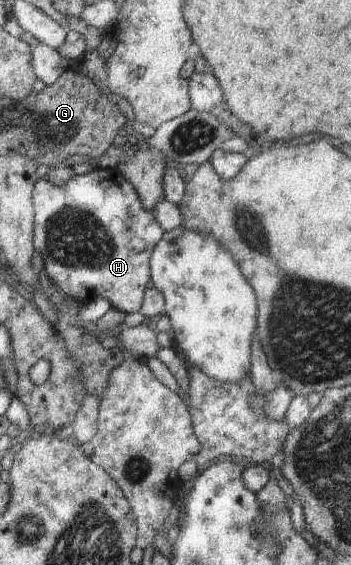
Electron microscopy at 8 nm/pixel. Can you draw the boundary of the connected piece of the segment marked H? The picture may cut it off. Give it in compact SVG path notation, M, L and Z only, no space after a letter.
M96 167L86 175L75 175L67 185L63 187L56 187L46 181L44 178L39 179L38 185L35 185L34 192L34 205L35 205L35 226L34 226L34 247L36 251L43 257L44 260L44 279L50 285L54 285L54 289L61 291L62 296L83 301L83 303L91 302L97 297L105 297L109 299L111 304L116 309L119 309L124 314L142 312L144 303L144 296L147 289L151 286L152 273L150 269L151 255L153 255L155 247L163 240L166 231L159 225L159 221L155 219L153 212L147 211L142 205L142 199L138 195L138 191L134 186L125 179L117 168L102 169Z

